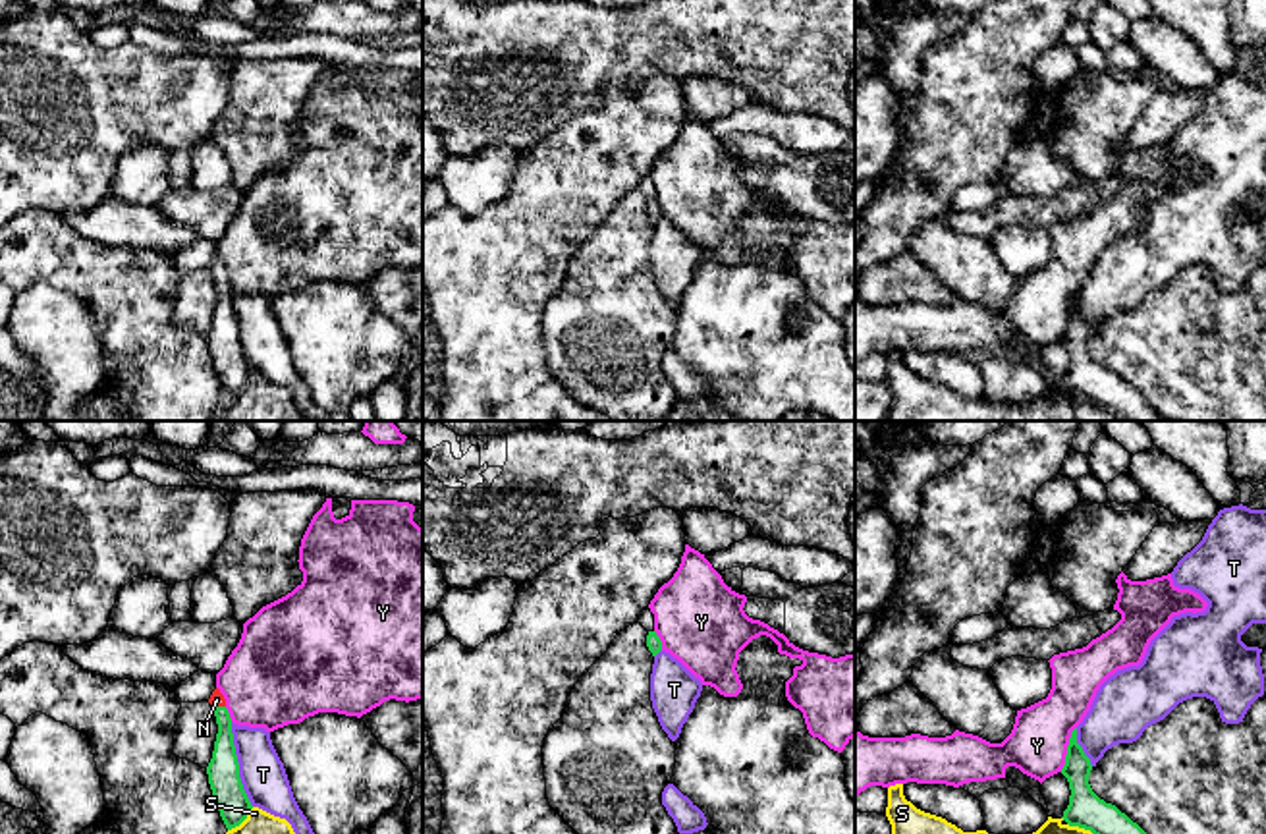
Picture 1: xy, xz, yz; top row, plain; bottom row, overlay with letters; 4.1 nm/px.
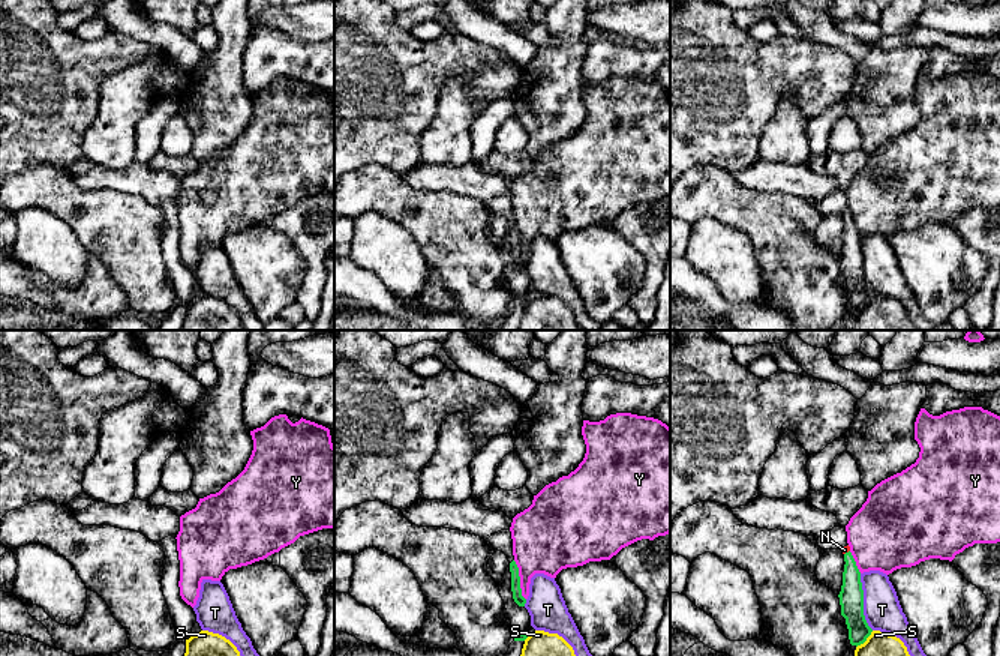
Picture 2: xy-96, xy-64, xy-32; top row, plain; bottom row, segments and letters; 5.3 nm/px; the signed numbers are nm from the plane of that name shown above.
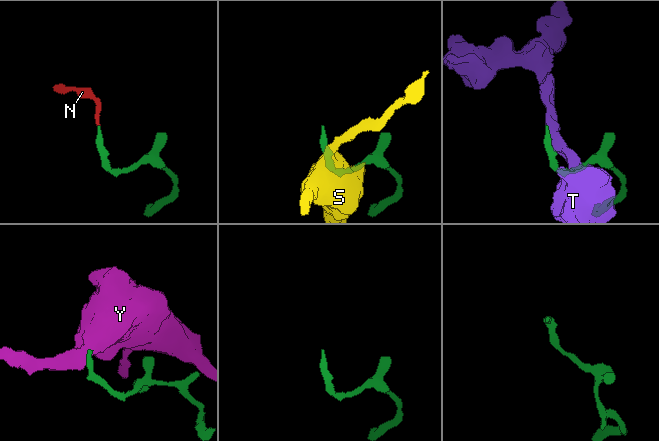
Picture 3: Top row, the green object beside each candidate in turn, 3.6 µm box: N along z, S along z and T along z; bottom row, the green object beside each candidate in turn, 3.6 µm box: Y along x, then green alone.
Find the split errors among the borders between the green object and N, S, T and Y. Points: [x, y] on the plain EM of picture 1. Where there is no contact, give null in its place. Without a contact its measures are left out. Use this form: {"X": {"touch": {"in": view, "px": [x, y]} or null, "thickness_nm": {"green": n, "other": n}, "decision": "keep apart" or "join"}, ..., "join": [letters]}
{"N": {"touch": {"in": "xy", "px": [219, 275]}, "thickness_nm": {"green": 120, "other": 60}, "decision": "join"}, "S": {"touch": {"in": "xy", "px": [242, 389]}, "thickness_nm": {"green": 140, "other": 300}, "decision": "keep apart"}, "T": {"touch": {"in": "xy", "px": [238, 333]}, "thickness_nm": {"green": 140, "other": 190}, "decision": "keep apart"}, "Y": {"touch": {"in": "yz", "px": [1068, 317]}, "thickness_nm": {"green": 140, "other": 240}, "decision": "keep apart"}, "join": ["N"]}

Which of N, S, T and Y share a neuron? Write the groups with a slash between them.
N / S / T / Y

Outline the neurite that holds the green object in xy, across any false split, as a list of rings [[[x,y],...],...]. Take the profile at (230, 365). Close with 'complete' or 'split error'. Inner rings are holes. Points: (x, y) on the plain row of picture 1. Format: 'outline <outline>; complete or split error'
outline [[[218,255],[212,259],[208,270],[214,276],[218,301],[214,309],[212,326],[206,334],[206,342],[220,384],[226,396],[232,398],[247,386],[253,373],[239,346],[232,286],[226,276],[226,266]]]; split error

